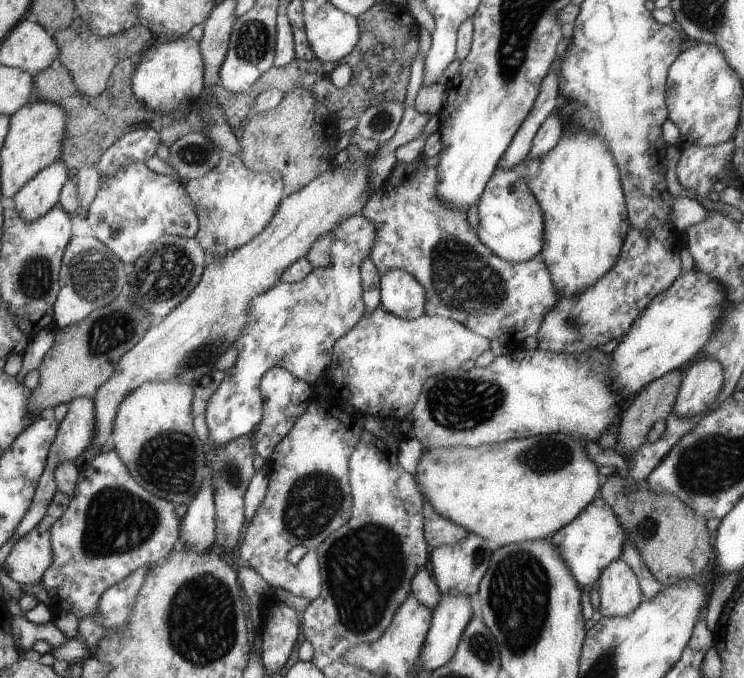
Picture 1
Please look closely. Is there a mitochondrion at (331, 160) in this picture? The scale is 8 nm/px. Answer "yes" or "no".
no

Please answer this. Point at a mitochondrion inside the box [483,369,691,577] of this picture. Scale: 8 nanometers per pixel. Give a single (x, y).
(544, 456)

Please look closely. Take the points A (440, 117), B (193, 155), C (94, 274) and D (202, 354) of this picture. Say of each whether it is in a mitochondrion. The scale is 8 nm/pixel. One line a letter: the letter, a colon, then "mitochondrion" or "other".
A: other
B: mitochondrion
C: mitochondrion
D: mitochondrion

